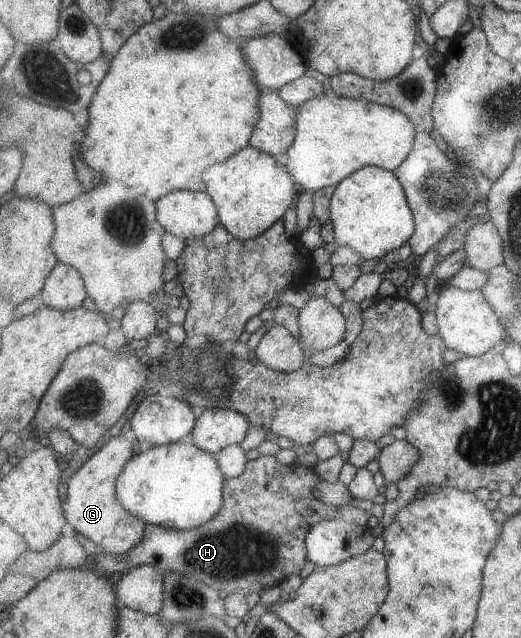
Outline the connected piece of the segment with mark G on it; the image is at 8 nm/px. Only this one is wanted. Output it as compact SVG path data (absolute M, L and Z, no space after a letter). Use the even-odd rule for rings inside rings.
M117 435L92 457L90 457L74 474L70 475L64 512L68 528L94 542L102 552L124 555L135 547L146 534L147 525L139 516L132 514L117 495L117 480L128 461L134 457L134 446L126 436Z

